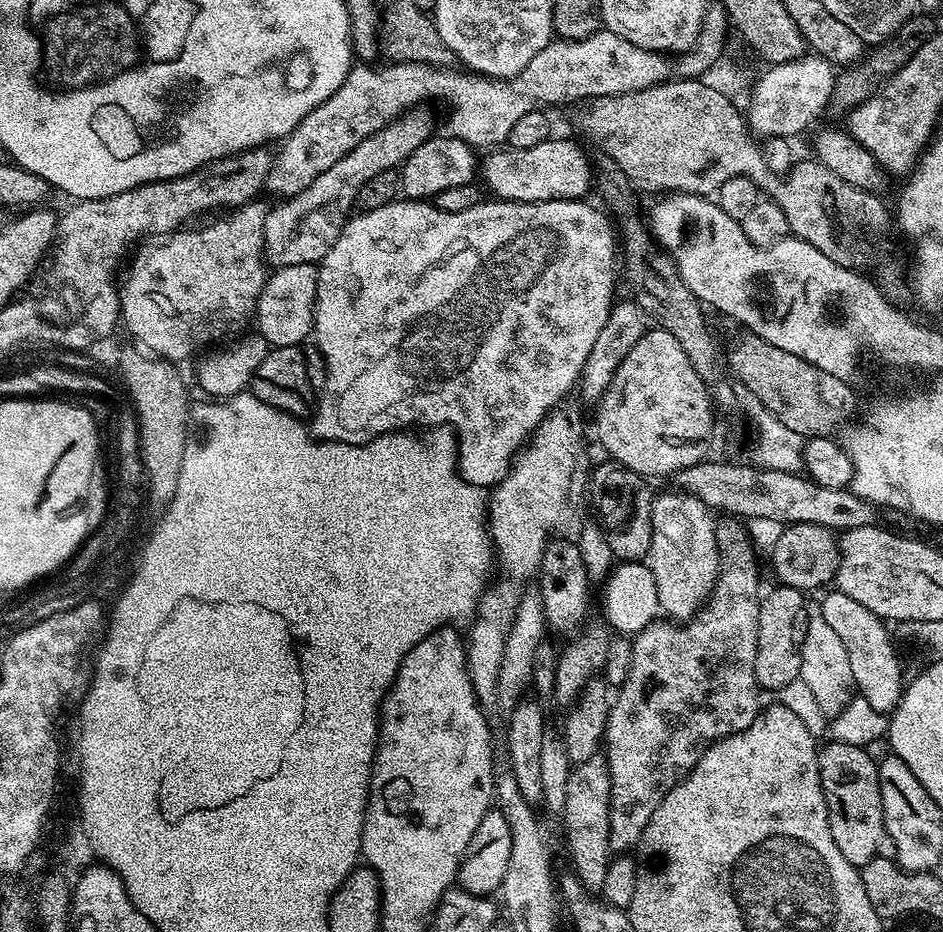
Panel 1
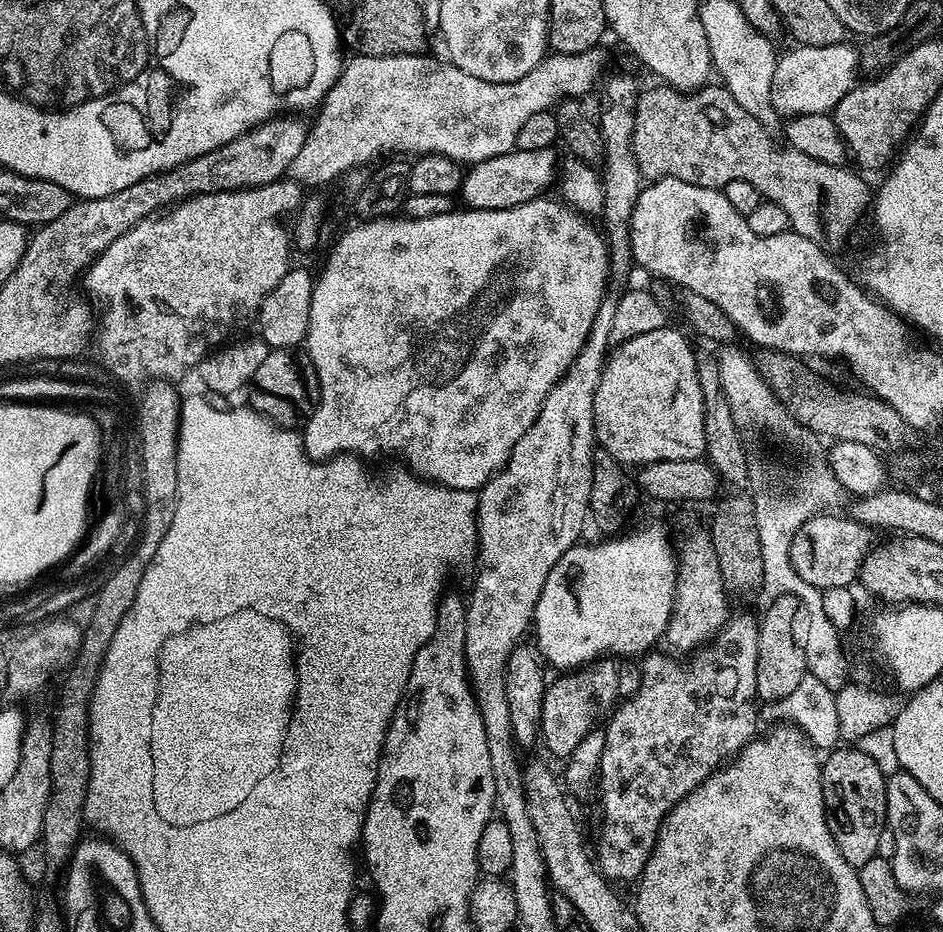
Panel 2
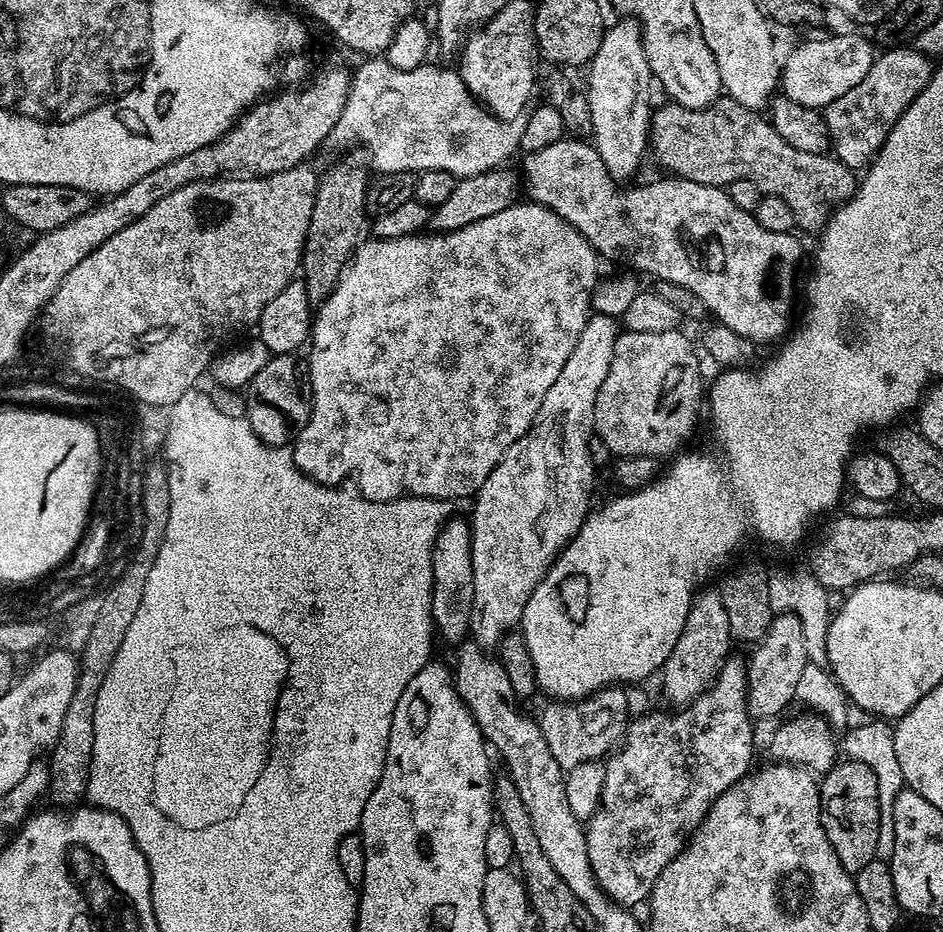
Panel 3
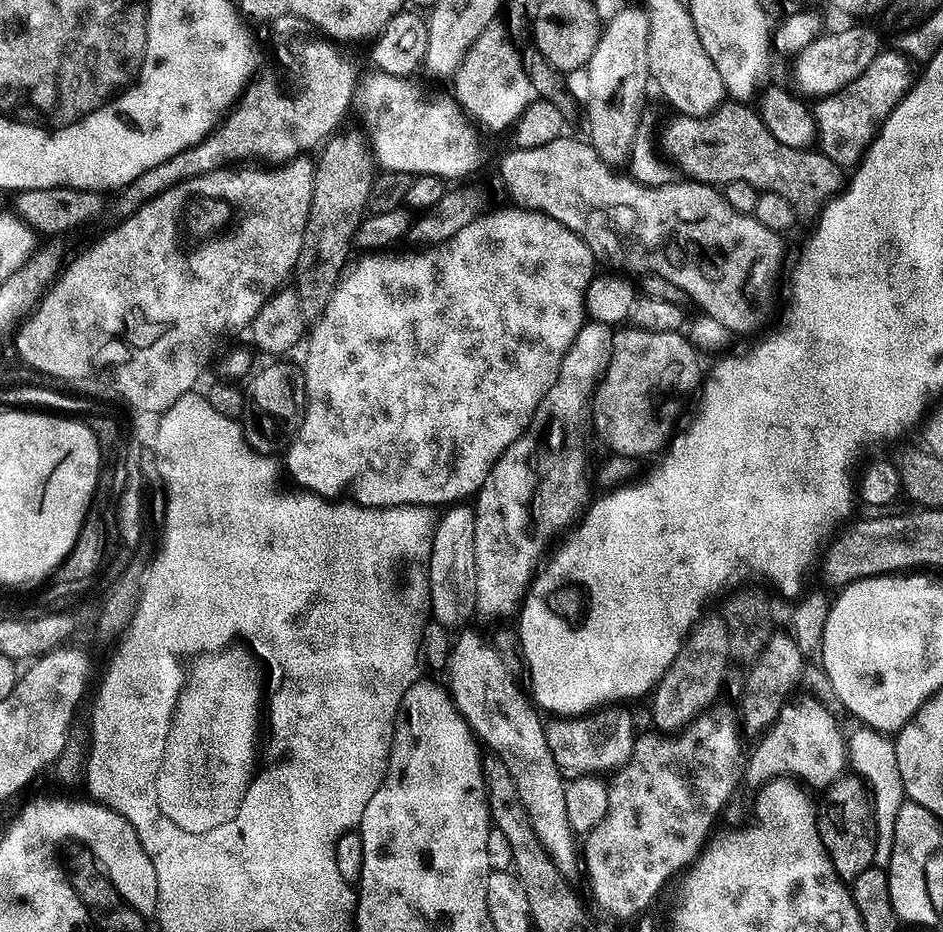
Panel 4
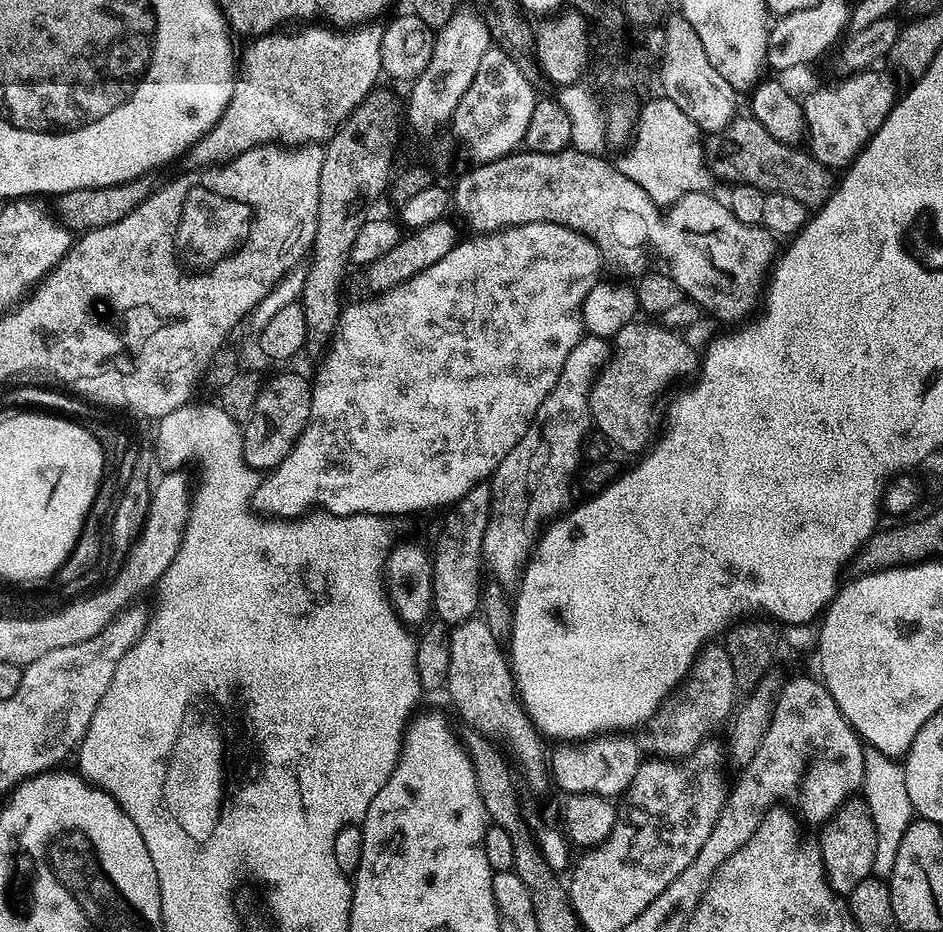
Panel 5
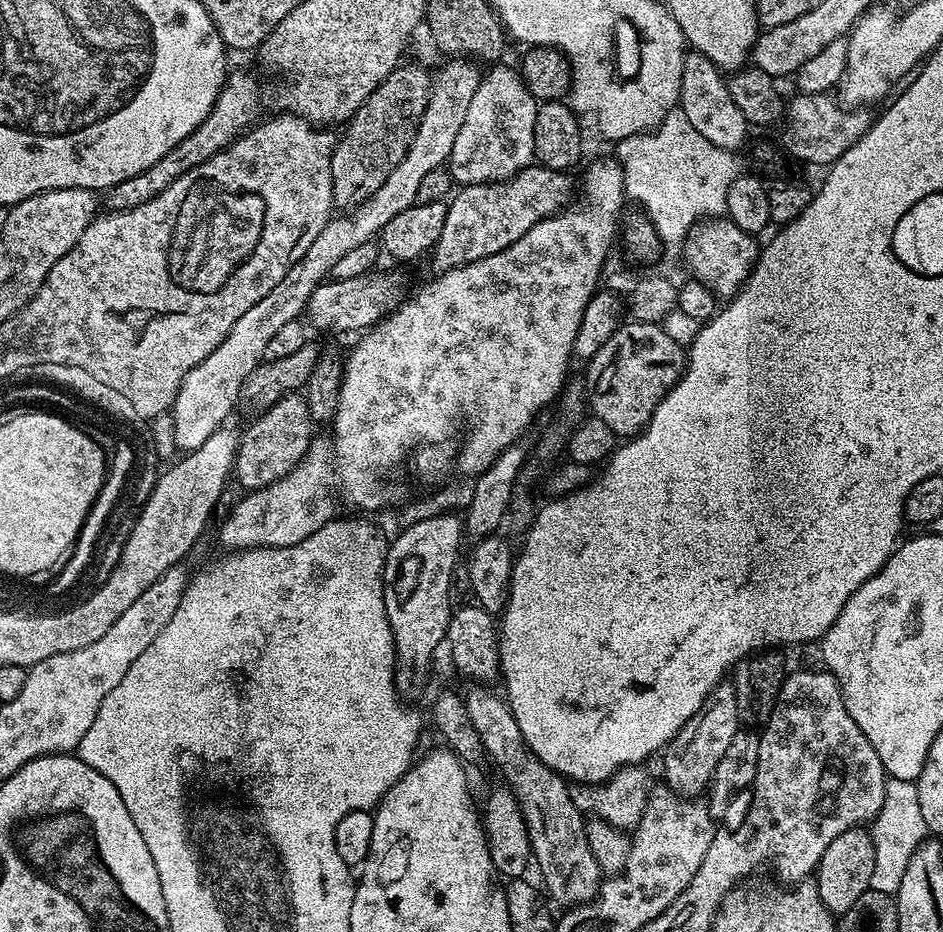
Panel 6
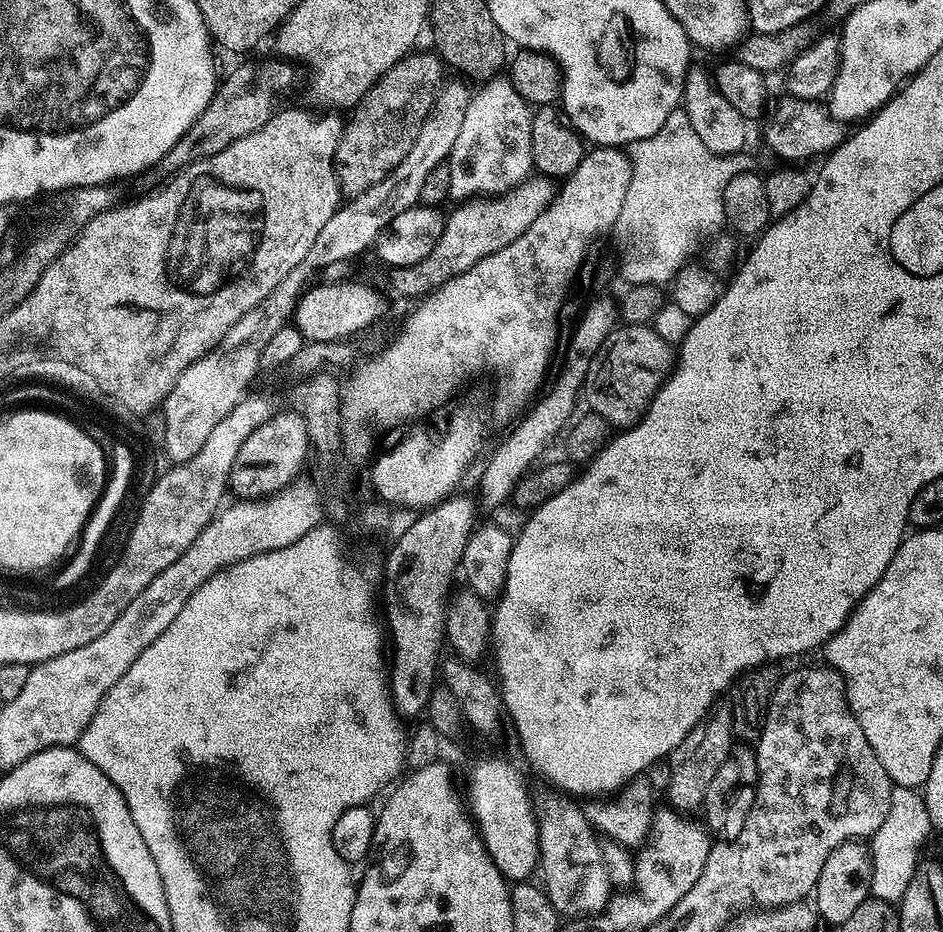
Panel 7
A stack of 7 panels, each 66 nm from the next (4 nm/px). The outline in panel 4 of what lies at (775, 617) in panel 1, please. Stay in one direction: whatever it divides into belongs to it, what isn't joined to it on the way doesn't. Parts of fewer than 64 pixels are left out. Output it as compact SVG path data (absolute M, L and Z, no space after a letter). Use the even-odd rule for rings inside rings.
M773 634L769 644L756 663L747 671L748 681L744 684L744 697L740 700L738 727L745 737L759 738L778 718L782 706L793 695L796 683L801 683L806 667L806 653L791 634Z

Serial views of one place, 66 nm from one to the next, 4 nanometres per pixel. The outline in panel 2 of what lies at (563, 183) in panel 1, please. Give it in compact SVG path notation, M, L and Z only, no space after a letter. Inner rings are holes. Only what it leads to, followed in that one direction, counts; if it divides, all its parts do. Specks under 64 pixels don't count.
M543 148L542 150L526 150L525 152L521 152L519 150L513 150L507 152L506 154L498 154L498 158L486 158L482 162L478 162L477 164L471 165L464 172L464 181L460 183L460 191L458 193L459 199L464 199L463 202L469 209L477 208L478 210L506 210L507 208L518 206L519 204L525 204L526 202L530 202L531 200L541 199L542 194L547 193L544 192L548 187L553 187L554 181L558 176L558 159L556 160L555 151L552 148Z

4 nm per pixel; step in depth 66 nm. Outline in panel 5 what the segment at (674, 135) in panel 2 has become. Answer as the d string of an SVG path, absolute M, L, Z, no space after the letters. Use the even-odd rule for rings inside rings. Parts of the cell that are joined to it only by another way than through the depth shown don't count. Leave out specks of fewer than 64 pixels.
M751 114L741 115L734 120L730 135L733 181L760 188L764 193L790 194L790 198L798 198L798 202L802 202L809 210L819 208L830 198L834 187L834 176L830 169L815 160L811 152L803 147L778 142L778 138L774 138L770 130L766 130L766 126L759 124Z

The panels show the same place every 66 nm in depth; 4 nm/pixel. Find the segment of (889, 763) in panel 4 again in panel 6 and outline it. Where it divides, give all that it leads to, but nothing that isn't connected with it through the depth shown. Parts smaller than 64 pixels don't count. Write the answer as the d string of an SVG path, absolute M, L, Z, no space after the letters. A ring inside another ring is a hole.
M891 777L886 786L882 810L871 821L870 831L874 842L874 871L871 874L871 889L894 894L901 885L906 865L921 840L927 835L925 819L918 801L915 783Z

